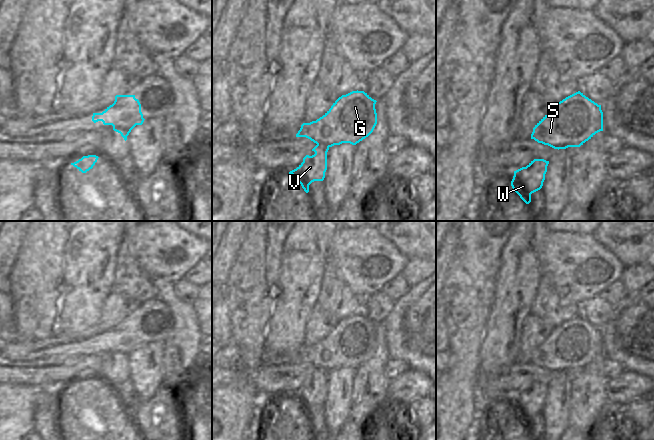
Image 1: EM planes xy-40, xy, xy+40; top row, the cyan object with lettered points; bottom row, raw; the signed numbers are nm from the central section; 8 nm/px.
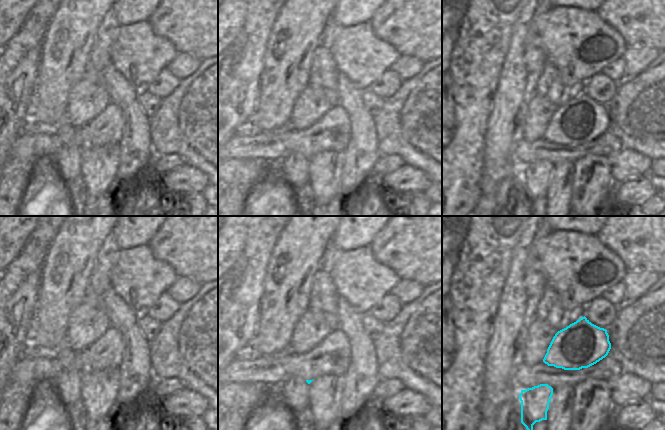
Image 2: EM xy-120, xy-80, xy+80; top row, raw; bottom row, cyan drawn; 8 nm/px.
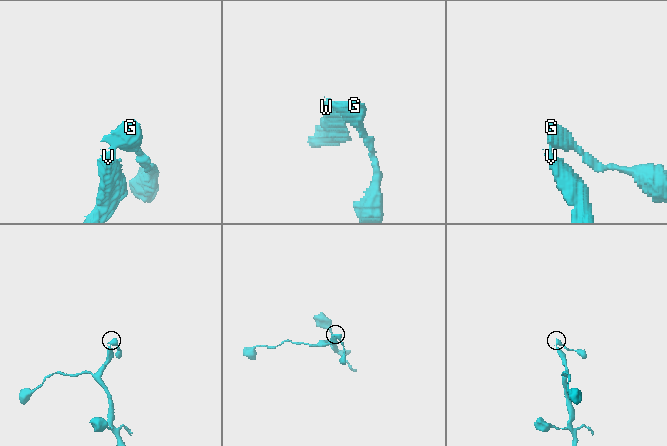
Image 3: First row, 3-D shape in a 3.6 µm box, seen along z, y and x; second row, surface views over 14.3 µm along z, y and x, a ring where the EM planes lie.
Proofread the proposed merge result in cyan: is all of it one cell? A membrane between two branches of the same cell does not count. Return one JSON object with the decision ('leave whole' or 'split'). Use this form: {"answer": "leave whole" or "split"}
{"answer": "split"}

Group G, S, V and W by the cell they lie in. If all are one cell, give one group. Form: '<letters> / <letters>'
G S / V W

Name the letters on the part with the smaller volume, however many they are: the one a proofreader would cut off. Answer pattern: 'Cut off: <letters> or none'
Cut off: G, S

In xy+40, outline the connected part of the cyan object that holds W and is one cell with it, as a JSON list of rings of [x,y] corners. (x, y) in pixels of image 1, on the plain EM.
[[[534,383],[526,391],[514,395],[511,410],[526,428],[531,426],[531,418],[542,412],[548,388],[544,383]]]

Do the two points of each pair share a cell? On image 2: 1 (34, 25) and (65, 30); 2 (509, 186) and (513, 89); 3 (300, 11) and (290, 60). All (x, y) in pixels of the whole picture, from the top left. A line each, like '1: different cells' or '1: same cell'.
1: different cells
2: same cell
3: same cell

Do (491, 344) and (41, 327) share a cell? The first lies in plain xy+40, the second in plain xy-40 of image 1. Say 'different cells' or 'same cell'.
different cells

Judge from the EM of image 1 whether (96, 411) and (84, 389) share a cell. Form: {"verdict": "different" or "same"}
{"verdict": "different"}

